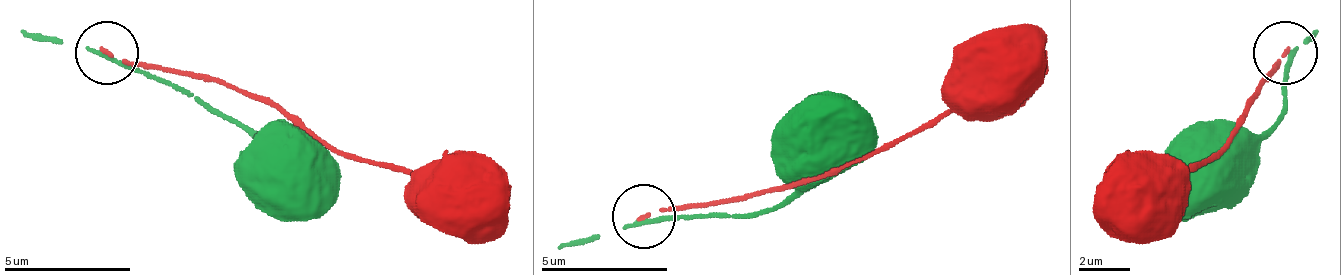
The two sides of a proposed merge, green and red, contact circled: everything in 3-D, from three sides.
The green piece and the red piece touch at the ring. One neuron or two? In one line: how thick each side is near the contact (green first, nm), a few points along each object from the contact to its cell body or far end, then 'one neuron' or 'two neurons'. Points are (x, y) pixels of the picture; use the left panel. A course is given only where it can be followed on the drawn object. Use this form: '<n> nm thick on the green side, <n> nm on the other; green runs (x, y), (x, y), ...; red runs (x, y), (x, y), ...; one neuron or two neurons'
200 nm thick on the green side, 120 nm on the other; green runs (105, 54), (238, 117), (263, 137), (270, 137), (289, 149), (295, 162); red runs (105, 54), (225, 79), (371, 162), (467, 187); two neurons

